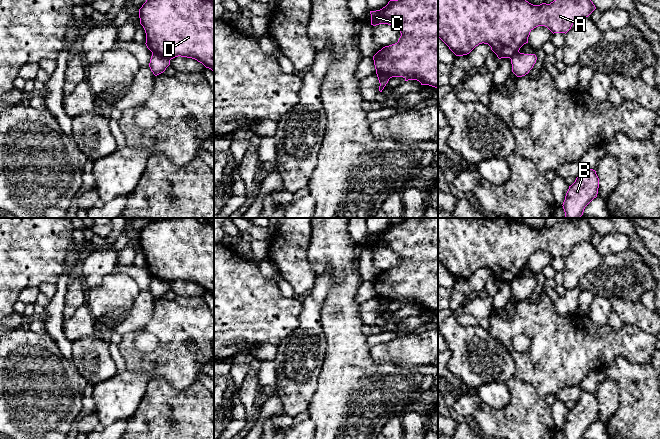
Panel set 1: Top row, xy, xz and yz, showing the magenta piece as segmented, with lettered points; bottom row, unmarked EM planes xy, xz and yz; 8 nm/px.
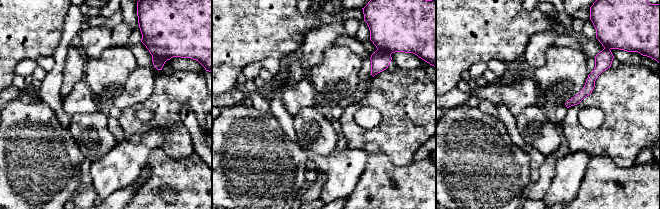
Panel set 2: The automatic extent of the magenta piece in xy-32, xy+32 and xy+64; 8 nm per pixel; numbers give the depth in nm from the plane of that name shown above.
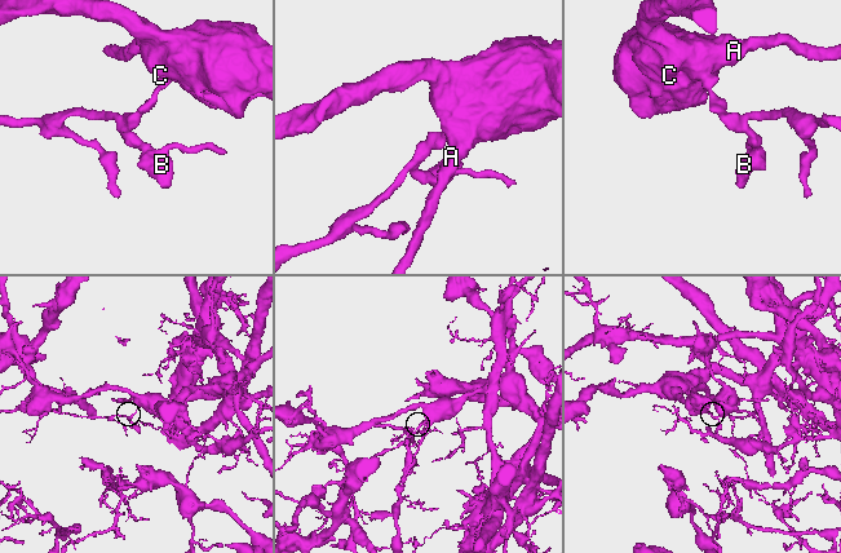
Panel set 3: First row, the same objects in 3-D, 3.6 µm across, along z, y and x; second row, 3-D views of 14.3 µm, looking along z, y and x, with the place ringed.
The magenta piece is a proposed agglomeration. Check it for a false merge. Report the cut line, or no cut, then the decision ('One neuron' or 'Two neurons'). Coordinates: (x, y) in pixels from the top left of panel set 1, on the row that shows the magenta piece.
Split along xy (152, 52), (169, 60). Two neurons

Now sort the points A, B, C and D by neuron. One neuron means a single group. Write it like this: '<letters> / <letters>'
A C D / B

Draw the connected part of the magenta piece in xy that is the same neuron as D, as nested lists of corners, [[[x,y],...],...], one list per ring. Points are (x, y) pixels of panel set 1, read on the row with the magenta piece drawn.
[[[146,0],[139,9],[140,24],[146,33],[146,46],[169,60],[181,56],[197,60],[214,72],[214,0]]]

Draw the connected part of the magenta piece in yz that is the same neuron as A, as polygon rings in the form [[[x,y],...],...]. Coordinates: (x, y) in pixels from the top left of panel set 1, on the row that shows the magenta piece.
[[[438,0],[438,37],[456,56],[467,55],[476,46],[484,43],[491,47],[499,59],[511,59],[528,43],[528,37],[534,28],[545,26],[553,34],[566,34],[576,20],[588,17],[595,9],[591,0],[554,0],[550,4],[540,5],[533,5],[526,0]]]

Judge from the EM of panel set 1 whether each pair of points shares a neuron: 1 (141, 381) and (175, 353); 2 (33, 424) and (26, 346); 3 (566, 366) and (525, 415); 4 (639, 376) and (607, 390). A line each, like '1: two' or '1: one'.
1: two
2: one
3: two
4: two

